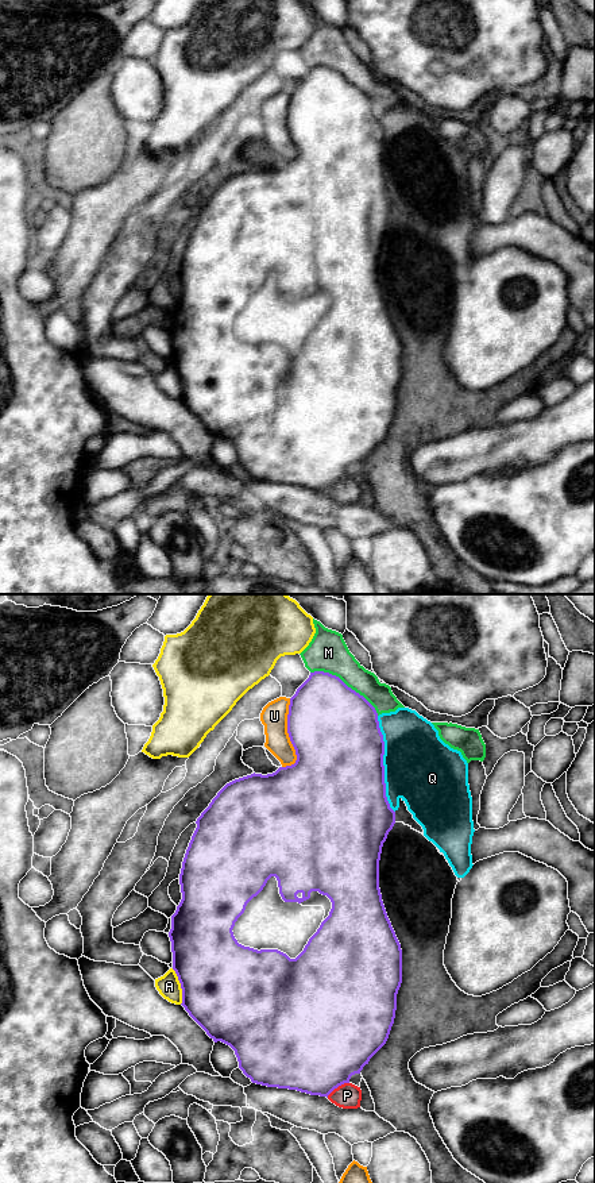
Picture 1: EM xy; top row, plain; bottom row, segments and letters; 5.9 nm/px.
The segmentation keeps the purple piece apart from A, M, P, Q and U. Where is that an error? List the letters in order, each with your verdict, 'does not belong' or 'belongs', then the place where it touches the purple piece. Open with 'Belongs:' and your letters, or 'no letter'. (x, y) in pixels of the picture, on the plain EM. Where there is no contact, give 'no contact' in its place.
Belongs: no letter
A: does not belong | xy (181, 381)
M: does not belong | xy (344, 79)
P: does not belong | xy (337, 481)
Q: does not belong | xy (382, 160)
U: does not belong | xy (289, 131)

